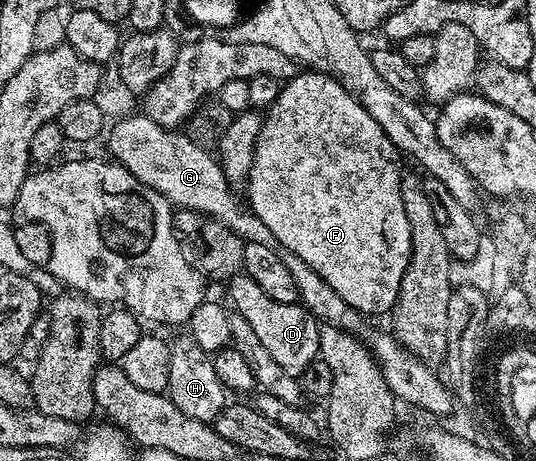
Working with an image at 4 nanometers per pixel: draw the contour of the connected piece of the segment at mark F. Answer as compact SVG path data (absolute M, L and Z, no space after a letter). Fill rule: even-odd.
M312 70L298 71L295 78L284 81L280 85L281 93L277 96L277 101L270 106L269 112L264 117L264 124L261 133L257 138L257 149L254 150L254 164L251 166L247 191L249 190L248 207L271 230L273 240L276 241L282 249L299 254L311 270L315 270L347 302L355 311L372 318L380 312L385 314L392 313L393 303L397 300L399 286L403 282L403 274L409 265L411 258L411 226L407 222L407 210L403 210L403 194L401 193L401 178L403 169L401 169L402 157L397 151L397 147L383 134L379 122L363 110L363 106L332 76L327 76L323 72L314 72Z

